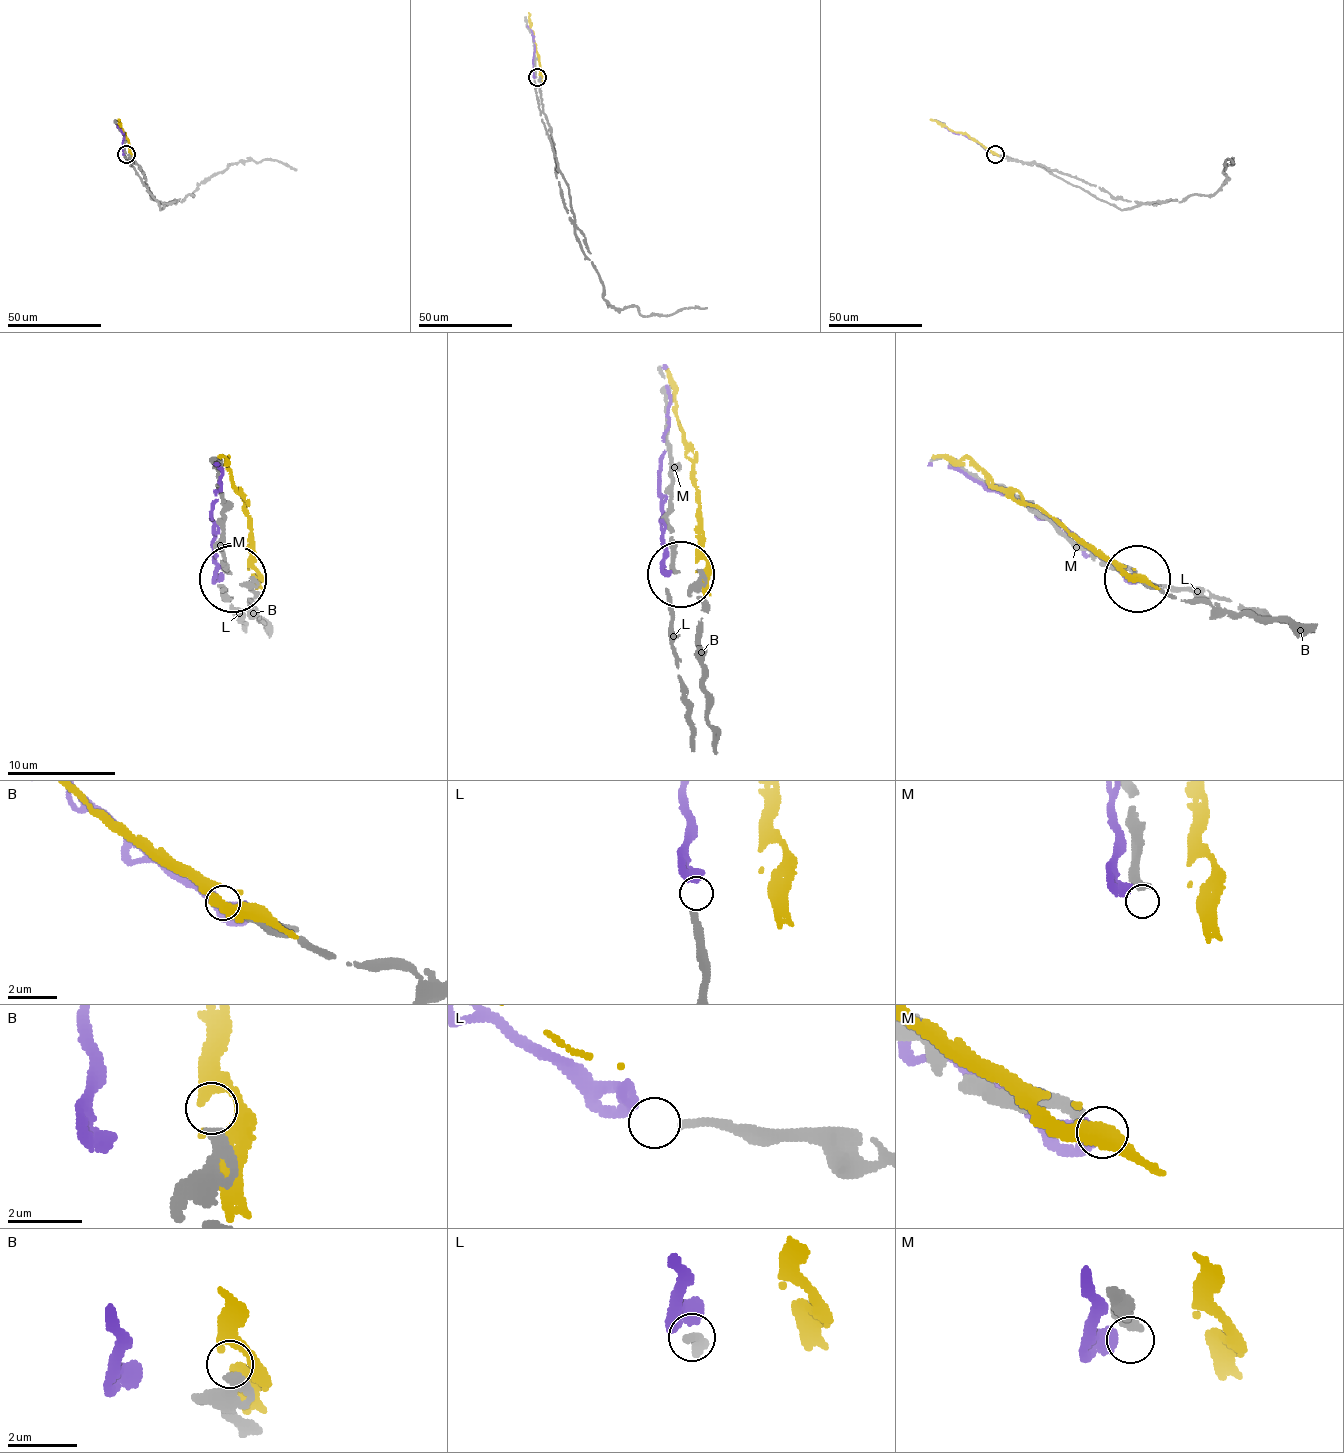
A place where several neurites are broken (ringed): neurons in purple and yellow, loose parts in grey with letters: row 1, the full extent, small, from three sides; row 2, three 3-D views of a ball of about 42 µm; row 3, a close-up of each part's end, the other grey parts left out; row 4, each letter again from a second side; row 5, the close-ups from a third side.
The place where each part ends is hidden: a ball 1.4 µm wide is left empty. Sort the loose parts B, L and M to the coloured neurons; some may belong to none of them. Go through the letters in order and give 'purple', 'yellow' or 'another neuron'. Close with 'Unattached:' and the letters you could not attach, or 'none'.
B: another neuron
L: purple
M: another neuron
Unattached: B, M

